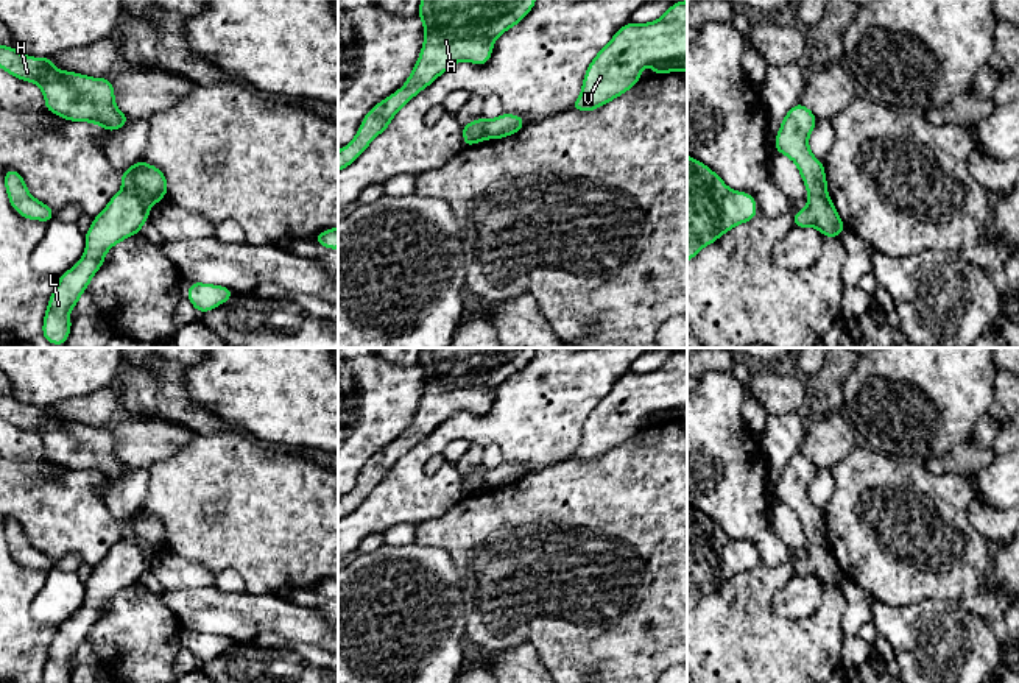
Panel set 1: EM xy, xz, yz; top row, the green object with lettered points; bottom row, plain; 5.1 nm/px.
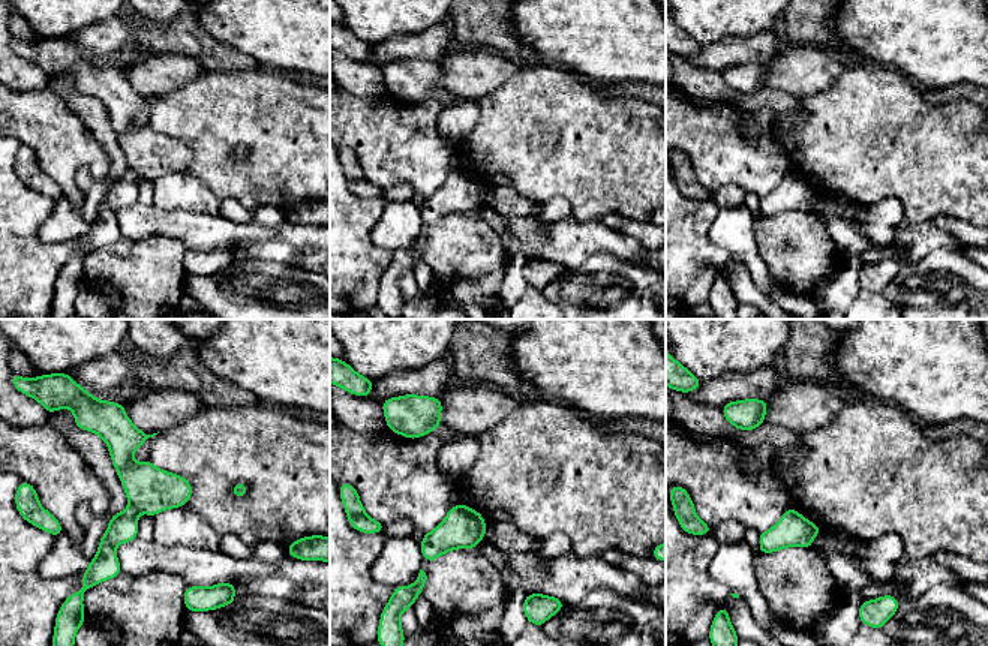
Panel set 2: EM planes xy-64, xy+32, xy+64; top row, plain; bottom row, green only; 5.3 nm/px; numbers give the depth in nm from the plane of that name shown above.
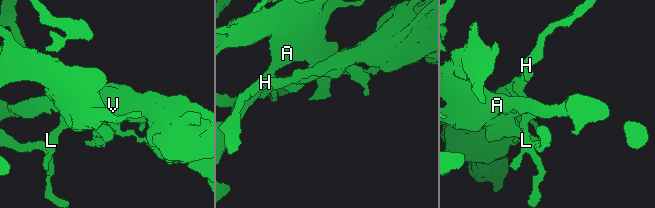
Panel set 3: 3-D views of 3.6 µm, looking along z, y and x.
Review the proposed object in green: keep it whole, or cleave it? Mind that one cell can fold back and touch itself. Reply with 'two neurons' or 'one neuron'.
two neurons

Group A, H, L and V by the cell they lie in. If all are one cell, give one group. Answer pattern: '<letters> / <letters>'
A L / H V

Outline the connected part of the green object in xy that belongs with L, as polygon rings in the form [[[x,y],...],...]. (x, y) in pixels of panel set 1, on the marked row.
[[[122,189],[108,206],[93,218],[84,234],[84,256],[59,278],[44,317],[42,335],[51,345],[65,345],[72,321],[69,312],[76,307],[93,274],[104,264],[106,253],[118,242],[140,232],[150,218],[150,206],[132,192]]]

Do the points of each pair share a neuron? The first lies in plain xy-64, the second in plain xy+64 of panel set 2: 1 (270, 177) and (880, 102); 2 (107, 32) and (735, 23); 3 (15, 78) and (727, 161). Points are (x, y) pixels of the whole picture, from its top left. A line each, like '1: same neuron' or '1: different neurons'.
1: same neuron
2: different neurons
3: different neurons

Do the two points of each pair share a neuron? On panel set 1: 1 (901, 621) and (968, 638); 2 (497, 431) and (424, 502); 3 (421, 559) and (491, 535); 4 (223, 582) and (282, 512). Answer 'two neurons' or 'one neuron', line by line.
1: one neuron
2: one neuron
3: two neurons
4: two neurons

